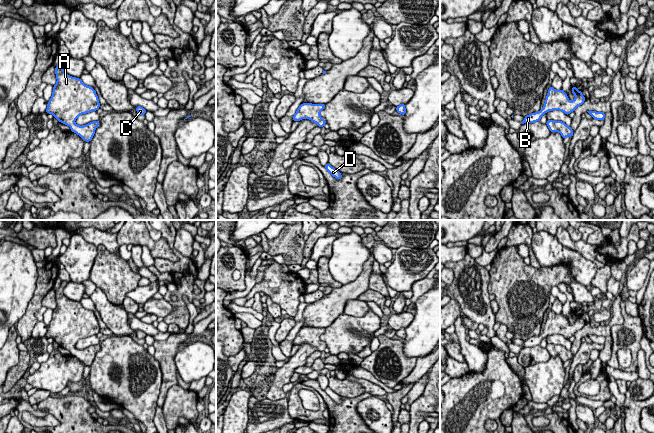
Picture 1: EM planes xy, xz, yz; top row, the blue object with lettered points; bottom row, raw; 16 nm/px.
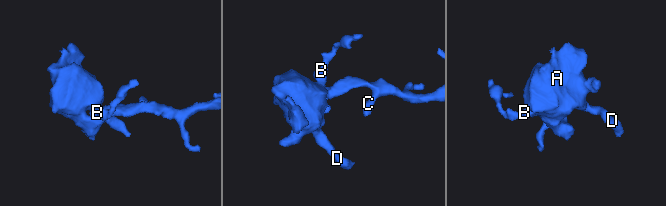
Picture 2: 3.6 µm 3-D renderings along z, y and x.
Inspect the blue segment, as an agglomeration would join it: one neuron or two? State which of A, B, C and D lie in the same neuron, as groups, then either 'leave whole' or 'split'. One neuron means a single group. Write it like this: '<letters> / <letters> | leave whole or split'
A B C D | leave whole

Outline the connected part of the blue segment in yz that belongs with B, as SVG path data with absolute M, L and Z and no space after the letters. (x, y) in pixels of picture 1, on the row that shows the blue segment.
M551 86L548 90L543 108L539 112L531 113L525 116L521 123L534 123L540 121L541 117L545 113L553 110L559 110L564 112L566 115L569 115L578 106L582 105L586 99L583 96L582 91L577 90L577 87L572 87L572 93L576 97L573 101L570 101L563 89L555 90Z

